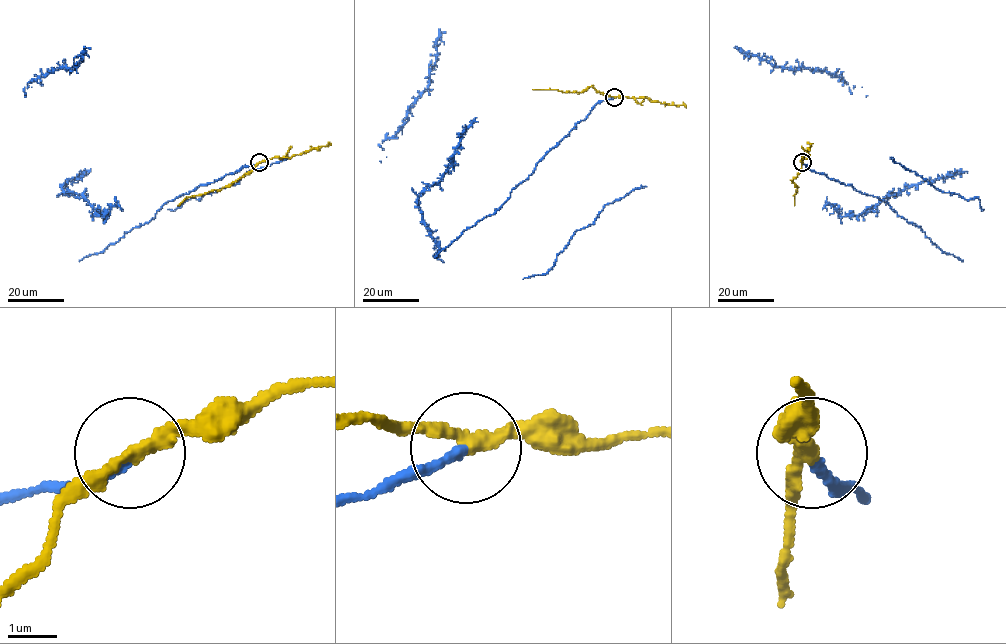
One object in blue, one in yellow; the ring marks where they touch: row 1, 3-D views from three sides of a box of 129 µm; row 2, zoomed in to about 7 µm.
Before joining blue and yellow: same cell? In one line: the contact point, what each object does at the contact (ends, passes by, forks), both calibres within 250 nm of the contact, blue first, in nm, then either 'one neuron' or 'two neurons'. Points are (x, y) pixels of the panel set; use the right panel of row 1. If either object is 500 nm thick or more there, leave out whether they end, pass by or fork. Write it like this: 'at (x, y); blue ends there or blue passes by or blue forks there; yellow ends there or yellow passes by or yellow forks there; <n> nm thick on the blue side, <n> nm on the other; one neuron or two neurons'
at (802, 162); blue ends there; yellow passes by; 190 nm thick on the blue side, 280 nm on the other; two neurons

